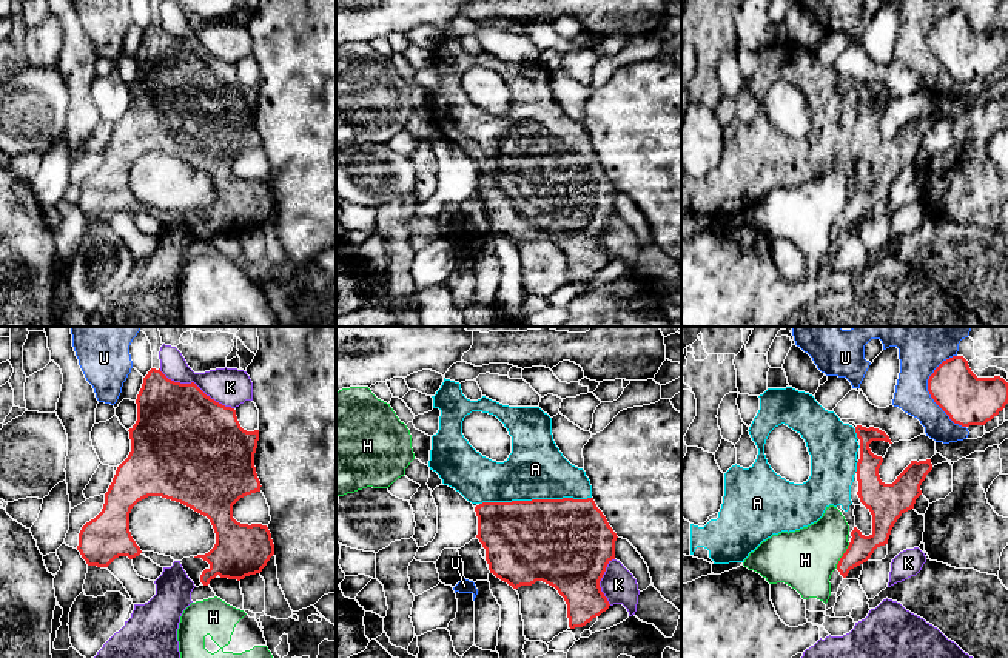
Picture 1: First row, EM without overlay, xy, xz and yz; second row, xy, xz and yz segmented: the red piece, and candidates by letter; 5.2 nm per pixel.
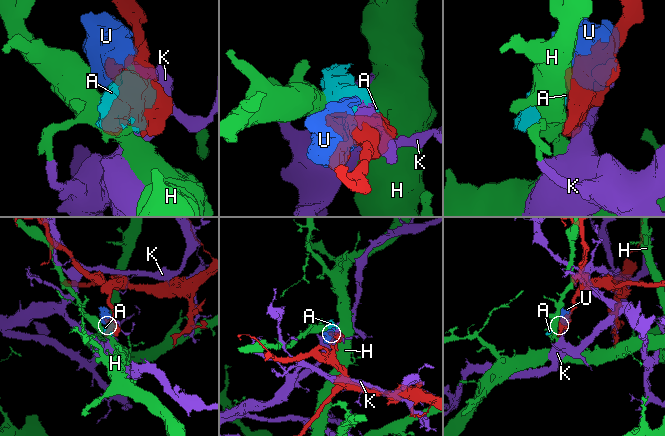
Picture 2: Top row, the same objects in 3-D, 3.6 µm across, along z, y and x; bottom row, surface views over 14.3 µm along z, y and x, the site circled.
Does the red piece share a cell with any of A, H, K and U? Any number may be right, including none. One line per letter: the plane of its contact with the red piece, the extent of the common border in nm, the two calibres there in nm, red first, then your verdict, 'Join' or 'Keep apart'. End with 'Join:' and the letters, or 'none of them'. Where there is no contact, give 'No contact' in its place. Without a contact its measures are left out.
A: Touches red in xz. Shared border 600 nm. Thickness 440 nm (red) against 320 nm. Join
H: Touches red in yz. Shared border 150 nm. Thickness 130 nm (red) against 320 nm. Keep apart
K: Touches red in xy. Shared border 440 nm. Thickness 460 nm (red) against 200 nm. Keep apart
U: Touches red in yz. Shared border 380 nm. Thickness 260 nm (red) against 260 nm. Keep apart
Join: A

